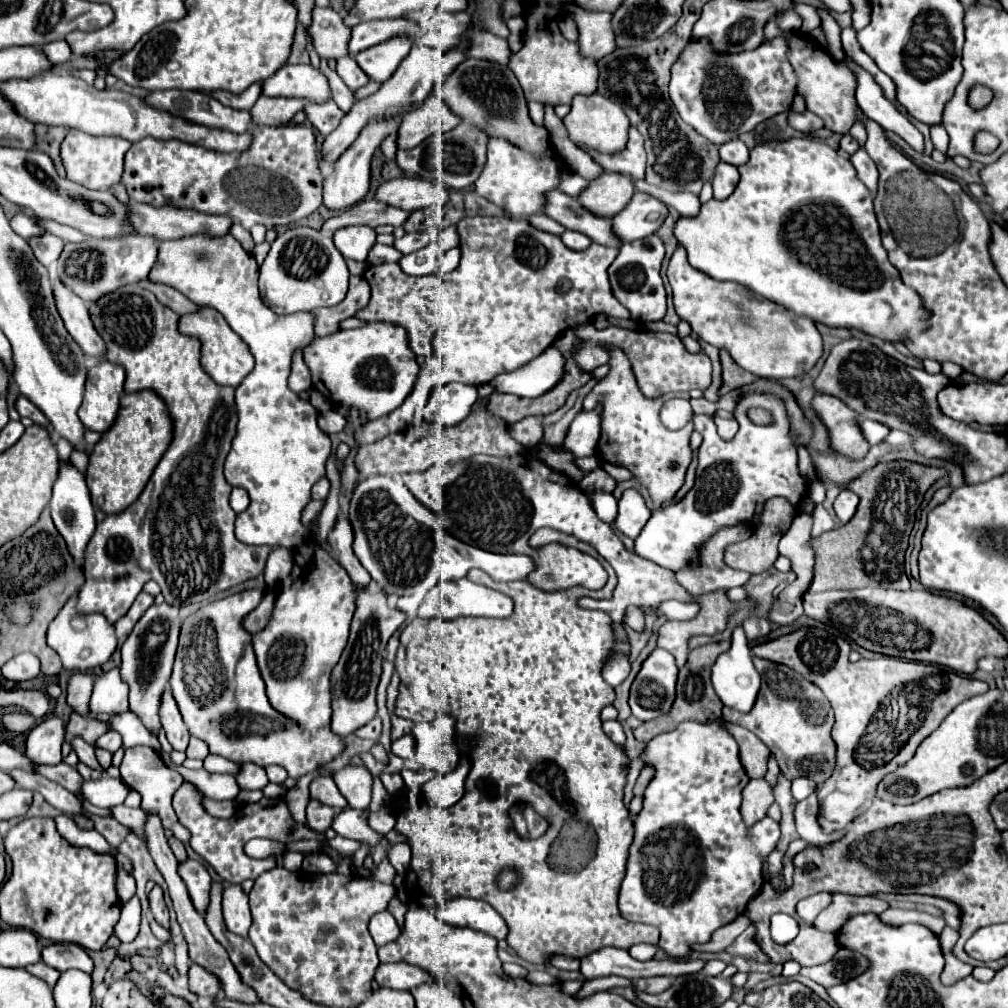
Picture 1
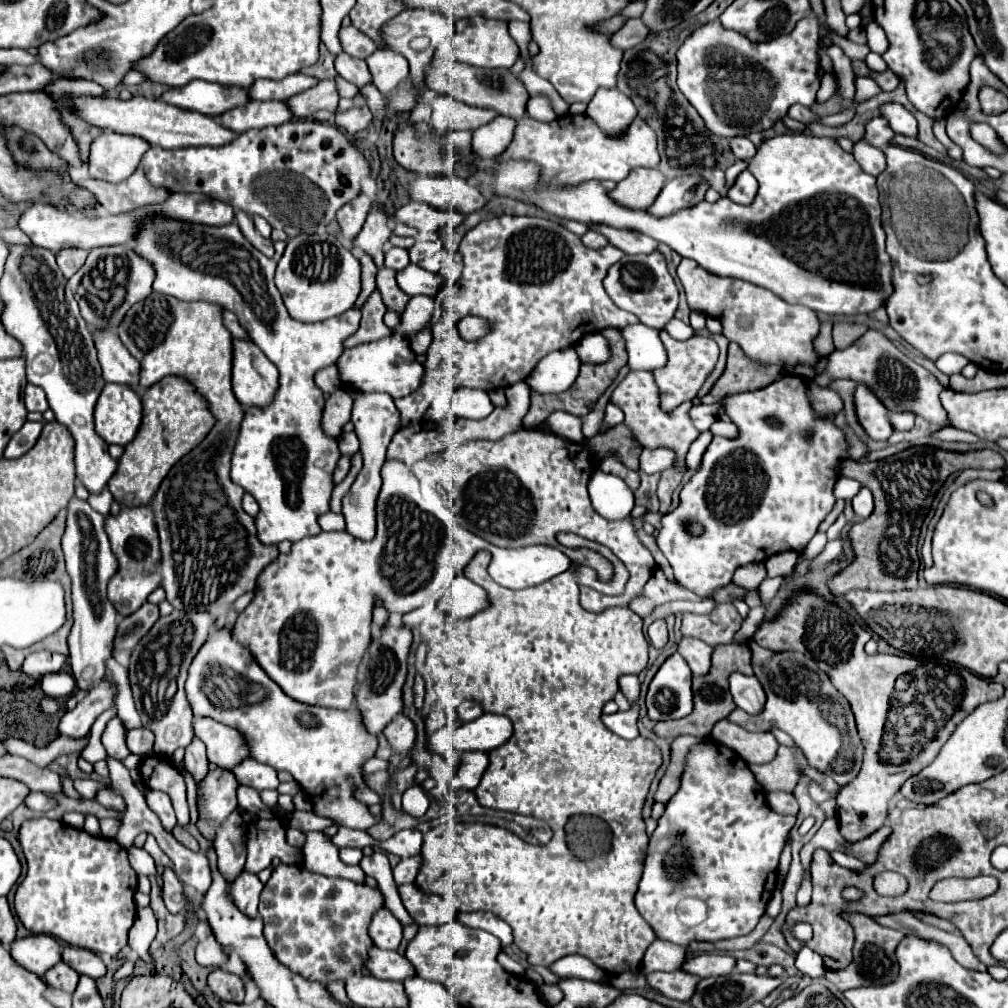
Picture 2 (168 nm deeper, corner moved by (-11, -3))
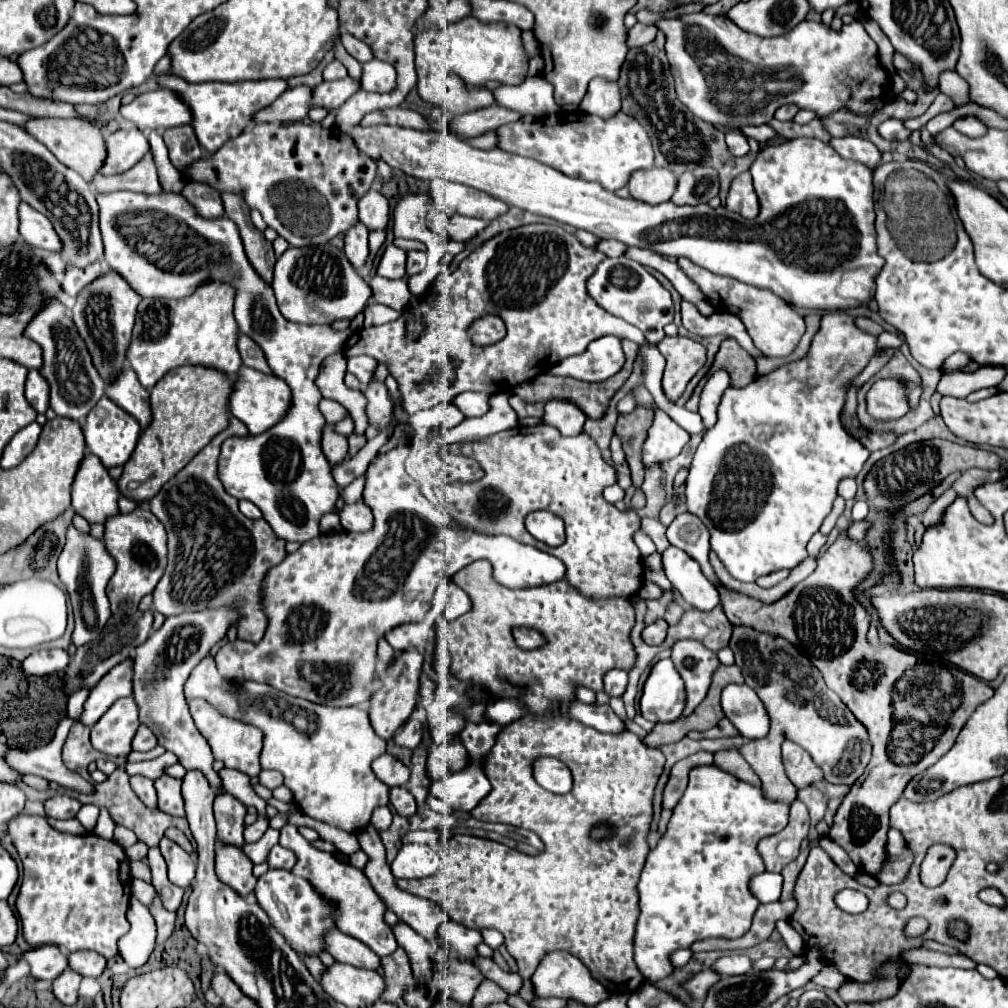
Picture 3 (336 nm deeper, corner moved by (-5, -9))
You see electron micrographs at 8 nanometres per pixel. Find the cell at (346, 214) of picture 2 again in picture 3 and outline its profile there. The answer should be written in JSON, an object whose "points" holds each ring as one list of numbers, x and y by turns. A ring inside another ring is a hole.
{"points":[[356,222,344,232,344,252,356,270,360,270,368,258,368,230,362,222]]}

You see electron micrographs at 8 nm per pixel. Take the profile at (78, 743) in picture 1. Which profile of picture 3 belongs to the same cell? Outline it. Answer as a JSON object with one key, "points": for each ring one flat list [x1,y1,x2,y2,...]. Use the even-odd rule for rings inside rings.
{"points":[[168,838,160,840,160,852,168,864,170,882,180,888,192,886,194,874,196,874,196,860,192,860,192,856,188,852,184,852,176,842,172,842]]}

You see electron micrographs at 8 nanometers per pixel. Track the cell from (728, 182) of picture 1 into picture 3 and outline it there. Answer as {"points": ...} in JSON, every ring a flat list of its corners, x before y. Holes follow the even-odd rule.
{"points":[[744,172,738,178,734,178,730,192,728,192,728,198,726,198,726,208,742,214,744,218,756,218,758,198,756,198,754,188,752,188,750,172]]}

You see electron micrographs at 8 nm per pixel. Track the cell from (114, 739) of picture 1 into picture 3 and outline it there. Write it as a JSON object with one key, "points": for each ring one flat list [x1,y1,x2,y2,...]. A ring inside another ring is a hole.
{"points":[[140,726,140,728,136,730,134,740,132,740,132,750,148,752,148,750,152,750,154,746,156,746,156,738,154,738,152,730,150,730,150,728,146,728,146,726]]}

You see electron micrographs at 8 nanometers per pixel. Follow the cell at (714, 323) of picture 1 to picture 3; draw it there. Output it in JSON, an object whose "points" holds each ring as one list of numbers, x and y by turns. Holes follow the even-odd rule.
{"points":[[680,258,678,266,700,288,700,292,714,306,714,310,734,314,734,316,738,316,744,322,744,326,746,326,754,346,764,356,786,358,786,356,790,356,794,352,794,348,798,346,798,342,800,342,800,338,804,334,804,318,788,302,784,302,782,298,778,298,770,290,758,290,758,288,746,286,746,284,734,280,734,278,724,278,724,276,710,274,708,270,704,270,700,266,694,266,686,258]]}

